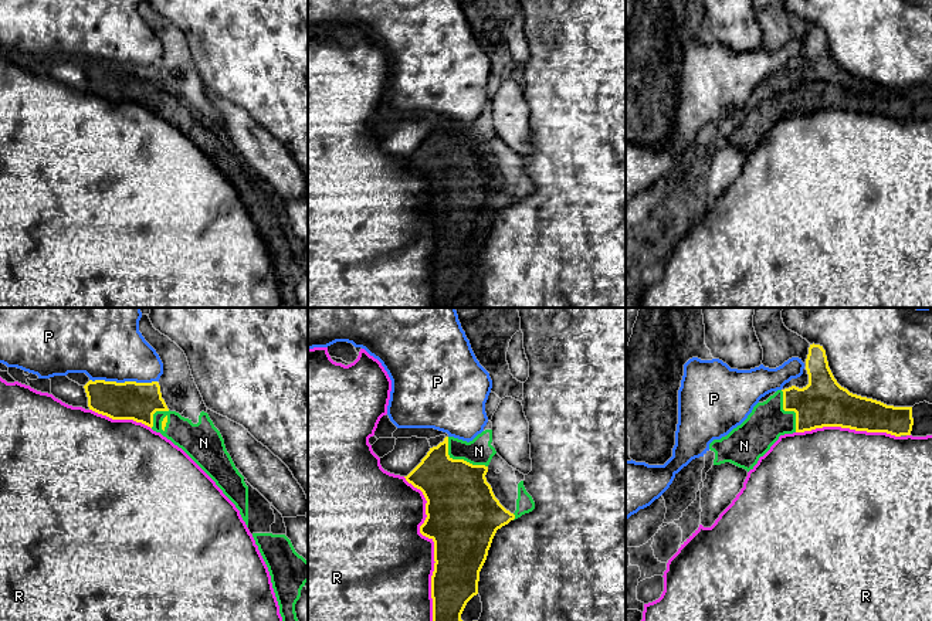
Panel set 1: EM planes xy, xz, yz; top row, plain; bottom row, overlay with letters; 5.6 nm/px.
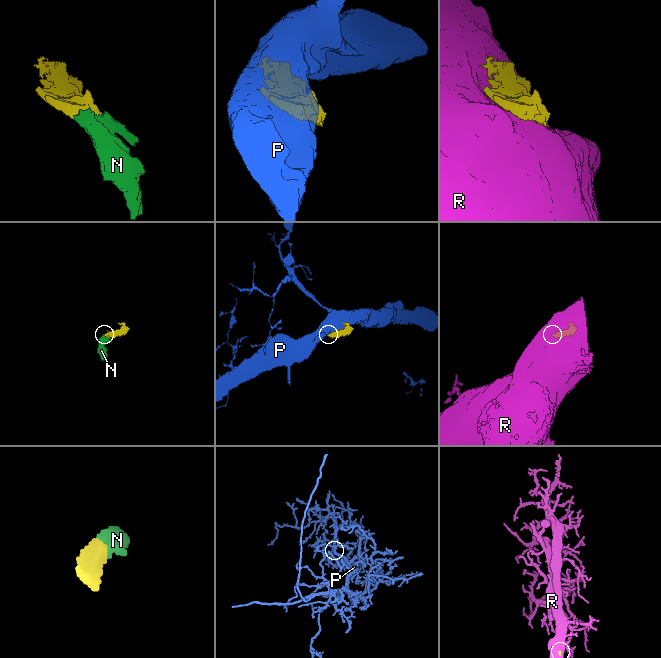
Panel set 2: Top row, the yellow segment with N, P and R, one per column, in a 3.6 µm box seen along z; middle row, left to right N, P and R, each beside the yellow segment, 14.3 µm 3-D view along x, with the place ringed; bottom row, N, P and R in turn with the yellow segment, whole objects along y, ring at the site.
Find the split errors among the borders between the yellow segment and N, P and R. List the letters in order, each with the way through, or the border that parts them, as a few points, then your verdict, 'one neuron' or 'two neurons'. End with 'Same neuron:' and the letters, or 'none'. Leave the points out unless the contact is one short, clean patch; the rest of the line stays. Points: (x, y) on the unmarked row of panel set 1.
N: one neuron
P: two neurons
R: two neurons
Same neuron: N

